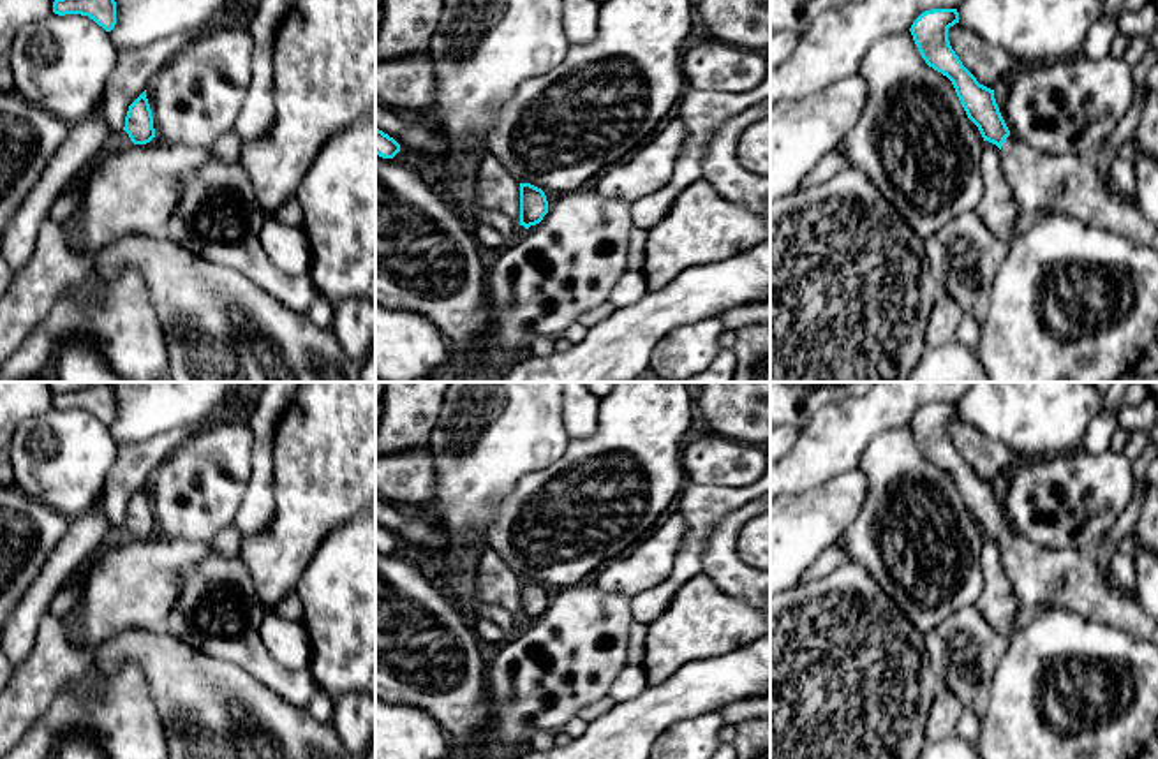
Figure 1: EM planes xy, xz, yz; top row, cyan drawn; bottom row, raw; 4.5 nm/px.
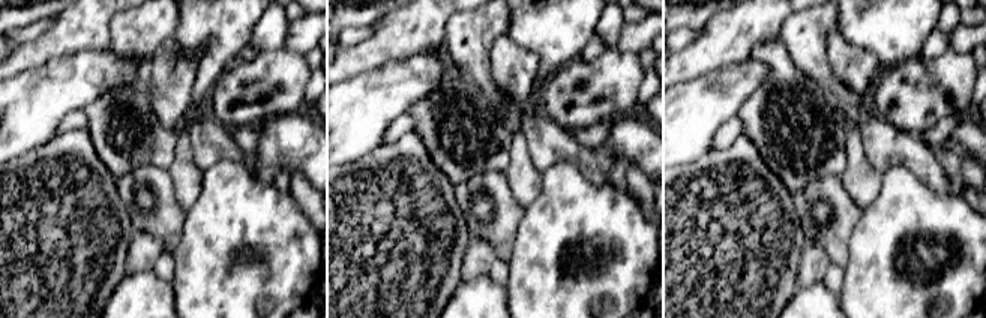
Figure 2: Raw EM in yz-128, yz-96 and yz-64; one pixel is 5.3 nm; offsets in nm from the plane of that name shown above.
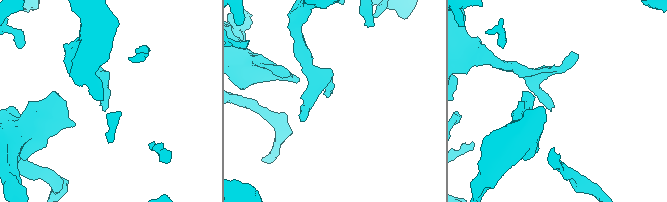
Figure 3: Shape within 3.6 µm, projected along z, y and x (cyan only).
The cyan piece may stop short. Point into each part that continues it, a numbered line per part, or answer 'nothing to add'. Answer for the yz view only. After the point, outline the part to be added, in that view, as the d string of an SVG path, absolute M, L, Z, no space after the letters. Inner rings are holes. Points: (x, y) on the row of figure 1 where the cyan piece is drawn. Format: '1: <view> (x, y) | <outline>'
1: yz (1040, 182) | M1008 136L1001 146L1003 176L1021 208L1013 236L1024 234L1043 213L1063 213L1158 252L1158 225L1139 203L1107 187L1095 155L1050 155L1026 144L1021 153Z

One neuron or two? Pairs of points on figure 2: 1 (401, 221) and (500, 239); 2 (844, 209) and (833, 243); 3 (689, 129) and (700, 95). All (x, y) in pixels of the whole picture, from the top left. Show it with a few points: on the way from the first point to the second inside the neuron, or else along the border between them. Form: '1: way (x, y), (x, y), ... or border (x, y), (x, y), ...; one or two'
1: border (456, 200), (465, 227), (471, 234); two
2: way (844, 218), (835, 234); one
3: way (689, 120), (689, 116), (700, 104); one

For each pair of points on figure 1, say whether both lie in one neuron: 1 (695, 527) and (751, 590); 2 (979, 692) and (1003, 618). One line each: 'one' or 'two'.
1: two
2: two

